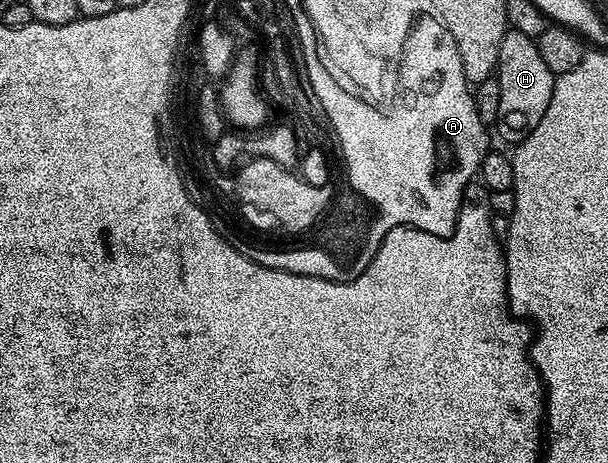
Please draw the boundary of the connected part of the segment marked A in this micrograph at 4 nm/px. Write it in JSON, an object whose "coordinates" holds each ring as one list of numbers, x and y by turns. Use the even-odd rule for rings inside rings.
{"coordinates":[[439,18,421,19,418,30,414,32,412,42,408,44,407,56,404,56,403,75,401,78,401,100,397,100,391,115,382,118,376,111,357,103,352,96,345,95,333,84,330,70,324,63,315,65,309,80,316,97,321,99,334,121,335,139,342,142,342,163,352,172,352,179,357,189,367,193,372,200,384,208,384,220,376,232,372,232,372,241,368,243,365,256,360,256,358,271,366,270,373,254,384,240,384,236,399,224,421,228,435,236,452,236,456,229,456,220,460,217,460,203,464,201,464,191,480,171,484,155,490,151,488,144,489,129,478,118,476,97,470,91,466,74,462,70,462,58,454,42,454,34,446,30]]}

